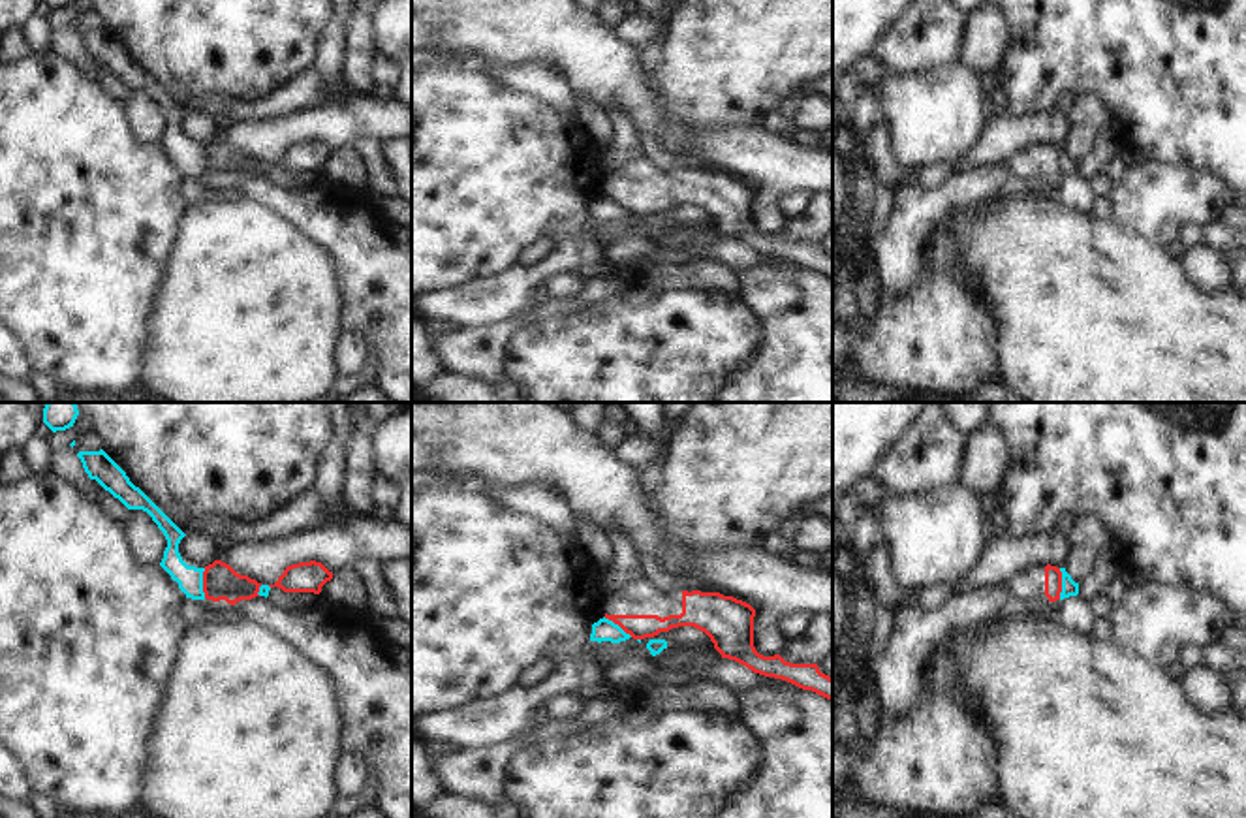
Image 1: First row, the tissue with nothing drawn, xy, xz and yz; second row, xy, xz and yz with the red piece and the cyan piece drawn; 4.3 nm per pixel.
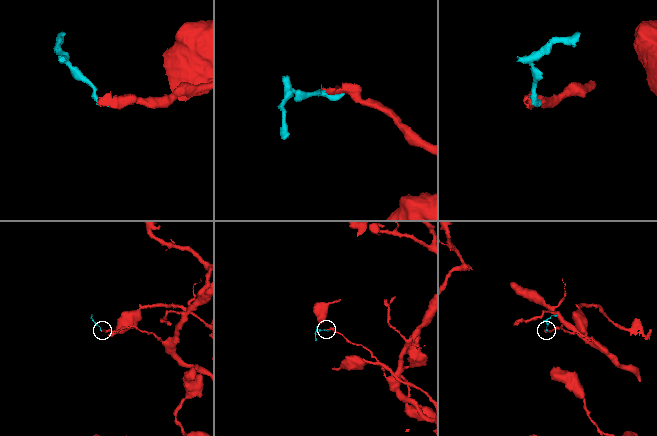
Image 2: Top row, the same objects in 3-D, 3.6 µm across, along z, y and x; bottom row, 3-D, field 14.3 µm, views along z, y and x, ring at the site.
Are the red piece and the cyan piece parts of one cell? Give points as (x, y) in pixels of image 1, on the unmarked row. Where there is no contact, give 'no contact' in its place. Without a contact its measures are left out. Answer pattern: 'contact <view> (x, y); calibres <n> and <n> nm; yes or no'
contact yz (1060, 162); calibres 80 and 70 nm; no

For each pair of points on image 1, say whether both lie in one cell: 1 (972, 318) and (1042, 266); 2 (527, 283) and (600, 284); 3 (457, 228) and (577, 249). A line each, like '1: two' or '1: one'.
1: two
2: two
3: two

